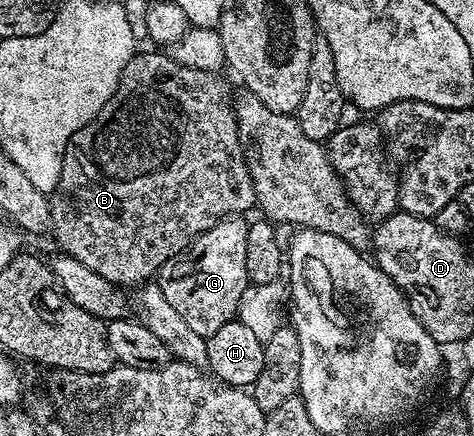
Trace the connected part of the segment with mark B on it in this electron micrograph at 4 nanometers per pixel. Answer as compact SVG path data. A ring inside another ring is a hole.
M139 51L130 59L128 66L124 66L120 82L110 101L104 106L104 110L100 110L100 114L96 114L92 122L76 130L76 134L72 134L66 153L62 155L60 182L53 192L49 193L52 214L50 226L52 236L58 239L58 244L62 247L59 249L65 255L76 258L76 262L84 262L88 270L96 270L100 278L108 278L108 282L119 286L127 286L126 284L141 286L153 281L165 264L181 257L199 236L203 236L212 226L216 226L216 222L241 217L246 214L242 212L248 211L250 207L253 209L256 204L252 178L246 165L246 154L242 140L238 136L238 120L234 117L233 107L229 103L225 104L225 100L229 101L231 96L225 82L220 78L221 75L218 72L205 72L184 66L165 51L152 51L156 52Z

